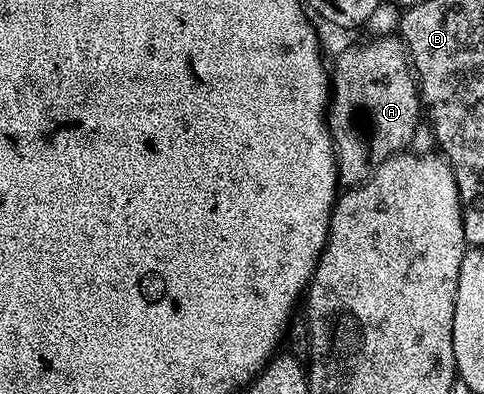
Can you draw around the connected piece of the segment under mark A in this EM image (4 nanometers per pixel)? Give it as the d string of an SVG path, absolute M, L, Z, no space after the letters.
M397 35L367 39L367 44L346 48L332 64L332 95L328 105L330 136L334 140L334 161L338 167L338 183L346 188L363 184L390 156L397 156L409 145L420 123L420 97L414 69L406 54L406 46Z

